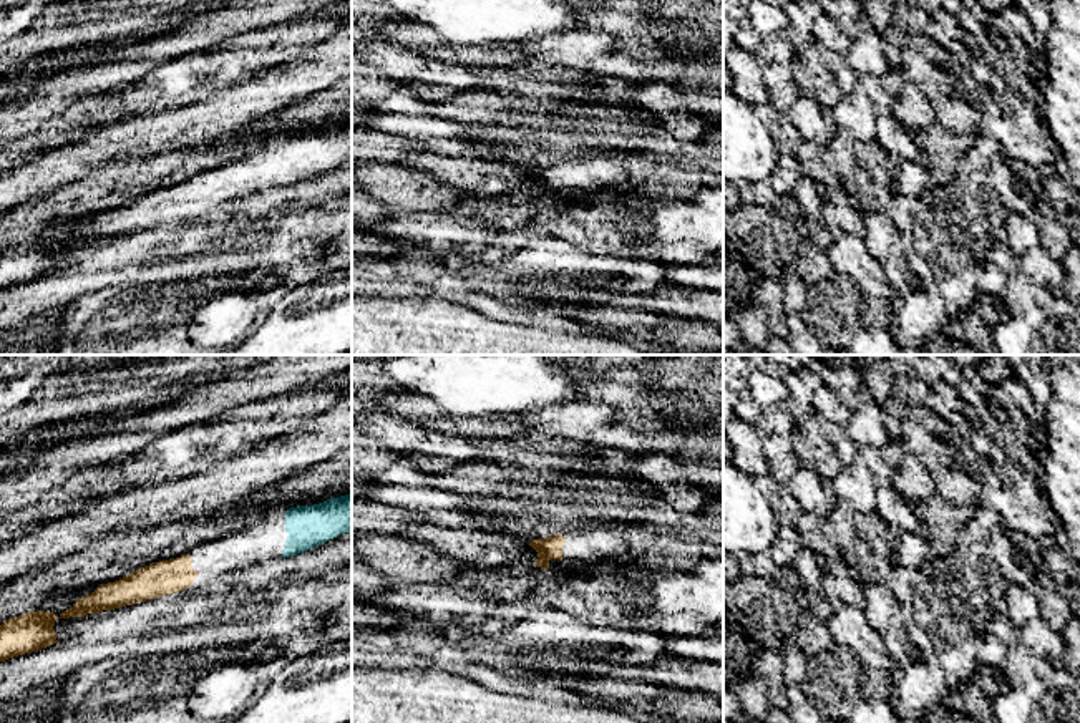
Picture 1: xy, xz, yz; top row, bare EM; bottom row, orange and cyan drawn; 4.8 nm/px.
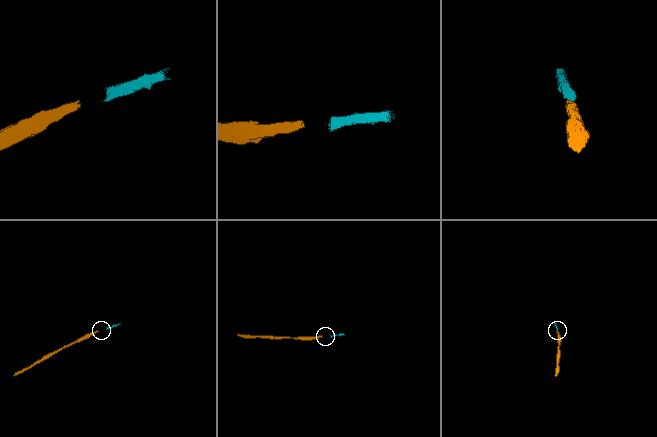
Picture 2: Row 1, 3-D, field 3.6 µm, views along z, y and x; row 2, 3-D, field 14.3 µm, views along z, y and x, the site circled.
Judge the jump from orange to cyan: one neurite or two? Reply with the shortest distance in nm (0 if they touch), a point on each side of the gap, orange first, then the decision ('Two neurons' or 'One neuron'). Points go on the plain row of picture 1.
Distance 420 nm. Across: xy (198, 201), (282, 184). One neuron

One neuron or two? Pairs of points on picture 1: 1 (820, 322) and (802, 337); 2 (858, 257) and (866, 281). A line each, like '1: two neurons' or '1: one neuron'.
1: two neurons
2: one neuron

